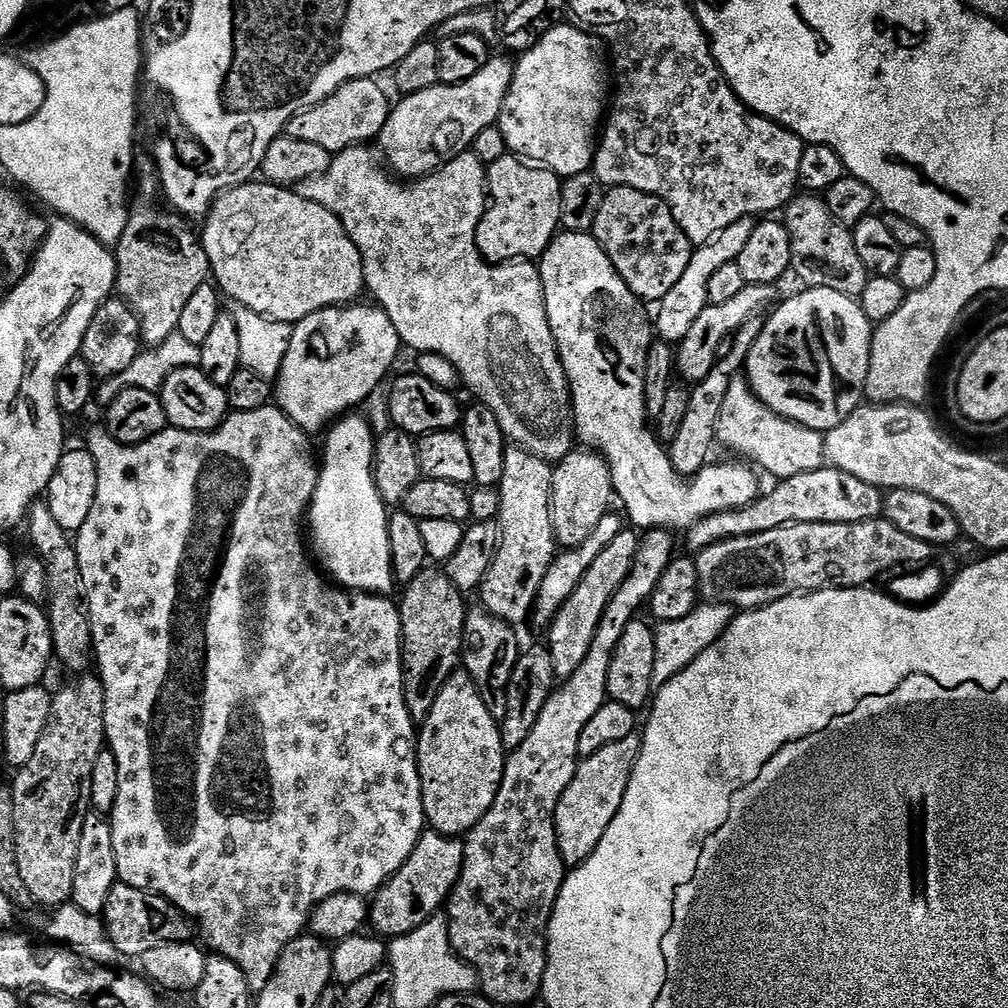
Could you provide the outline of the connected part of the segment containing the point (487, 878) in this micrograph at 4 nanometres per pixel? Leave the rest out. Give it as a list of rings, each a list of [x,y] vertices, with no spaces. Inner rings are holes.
[[[650,528],[640,536],[634,566],[626,582],[622,582],[610,598],[598,622],[590,654],[586,654],[582,666],[578,666],[578,670],[549,696],[546,706],[542,706],[542,714],[538,714],[538,722],[534,722],[534,730],[530,730],[530,738],[526,738],[522,746],[511,749],[504,761],[504,777],[490,810],[464,840],[464,865],[446,905],[448,937],[456,955],[476,971],[479,991],[493,1005],[528,1004],[541,995],[548,961],[548,923],[566,875],[566,865],[556,841],[556,807],[566,786],[570,786],[581,759],[578,738],[582,738],[586,722],[590,722],[609,699],[610,662],[622,642],[622,634],[626,634],[626,626],[637,619],[639,612],[636,611],[651,601],[662,574],[666,574],[677,555],[672,534],[667,528]]]

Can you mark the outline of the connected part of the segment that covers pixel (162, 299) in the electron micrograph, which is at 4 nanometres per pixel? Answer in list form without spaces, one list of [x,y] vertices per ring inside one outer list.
[[[133,207],[126,230],[122,230],[122,238],[114,246],[115,291],[136,313],[141,341],[148,346],[160,344],[178,331],[187,300],[210,276],[201,237],[192,233],[193,225],[185,217],[168,212]]]

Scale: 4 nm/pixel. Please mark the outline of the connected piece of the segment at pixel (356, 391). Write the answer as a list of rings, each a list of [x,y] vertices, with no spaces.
[[[353,302],[347,306],[337,306],[335,308],[323,308],[314,314],[310,314],[306,318],[302,318],[292,329],[292,337],[290,338],[290,350],[286,350],[286,358],[282,358],[282,370],[280,375],[274,381],[274,400],[286,415],[292,419],[295,424],[299,424],[300,429],[309,434],[315,432],[323,433],[326,426],[331,425],[337,418],[351,413],[380,383],[384,380],[384,375],[392,368],[392,363],[396,360],[396,355],[402,352],[400,343],[400,335],[398,330],[394,330],[394,322],[390,322],[390,318],[379,306],[373,306],[371,303]]]

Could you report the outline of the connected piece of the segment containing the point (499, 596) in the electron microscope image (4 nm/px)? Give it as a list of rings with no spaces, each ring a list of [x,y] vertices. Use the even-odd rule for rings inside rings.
[[[510,446],[506,450],[506,466],[498,485],[500,546],[483,582],[482,593],[491,615],[498,620],[507,620],[513,626],[520,626],[524,619],[529,619],[542,578],[546,578],[546,570],[558,552],[552,529],[552,470],[549,461],[525,448]]]

